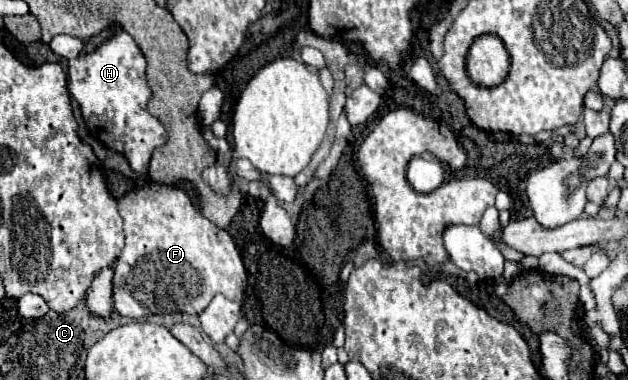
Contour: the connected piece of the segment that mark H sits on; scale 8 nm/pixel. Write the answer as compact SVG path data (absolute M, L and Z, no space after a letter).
M122 31L114 35L112 39L108 39L104 45L100 45L94 53L82 55L78 59L70 59L68 61L68 91L78 101L84 121L88 121L92 133L100 139L100 143L104 143L108 149L122 153L136 173L146 173L150 167L152 153L158 147L166 145L168 133L162 121L150 115L146 109L148 101L152 99L152 87L146 79L146 57L142 49L138 47L138 43L132 39L132 35Z

